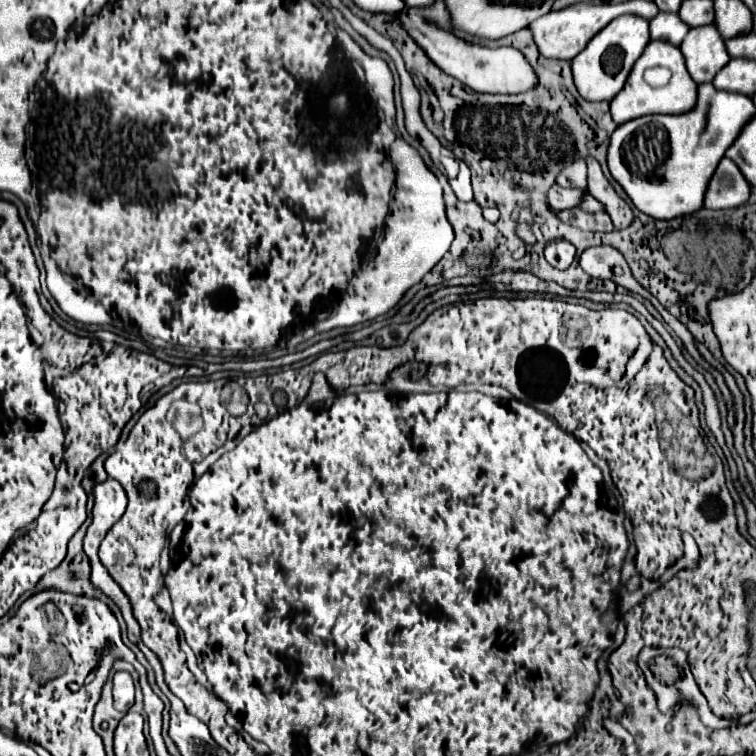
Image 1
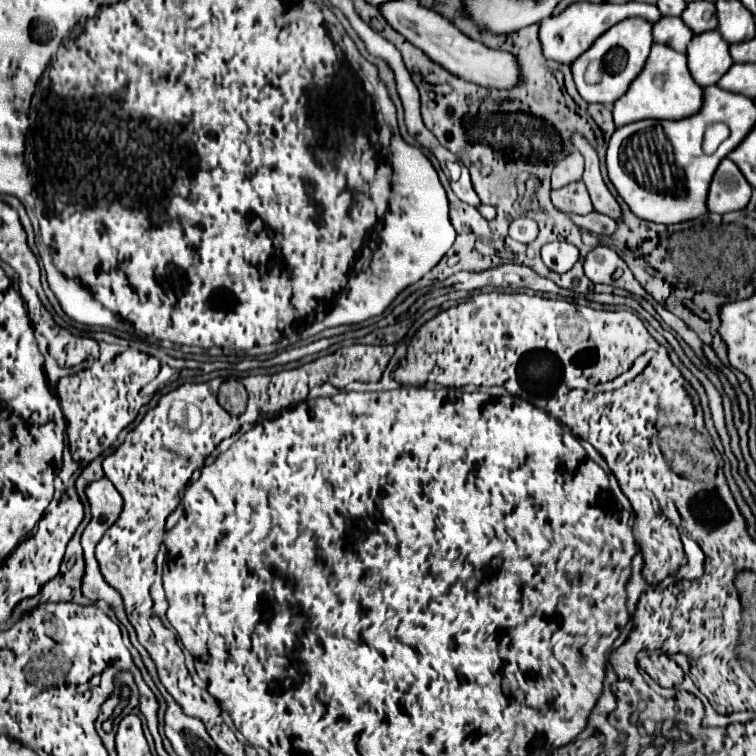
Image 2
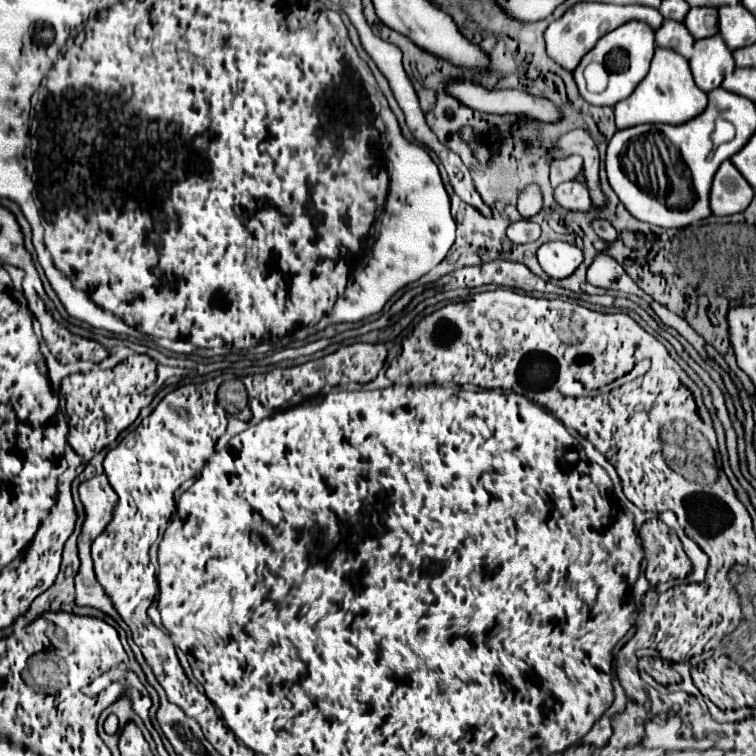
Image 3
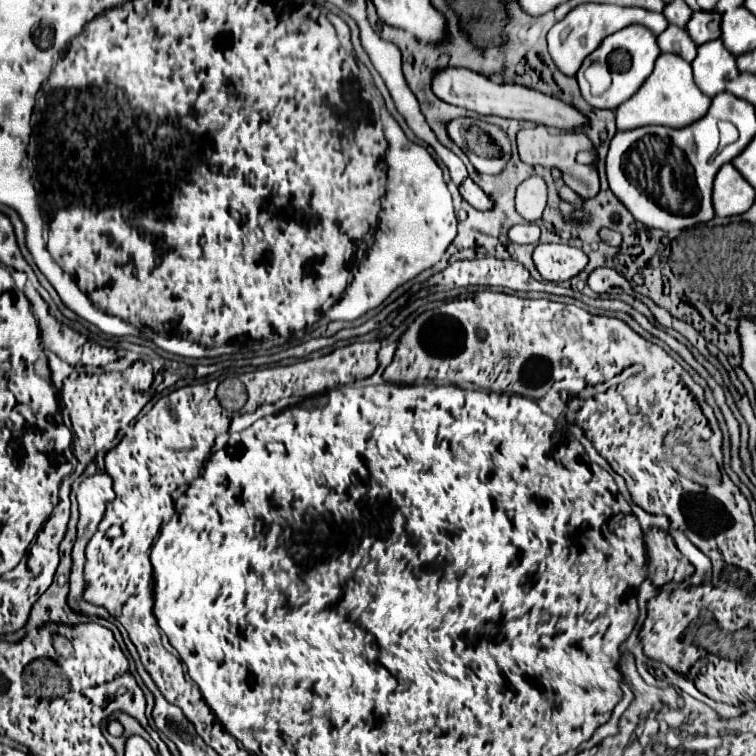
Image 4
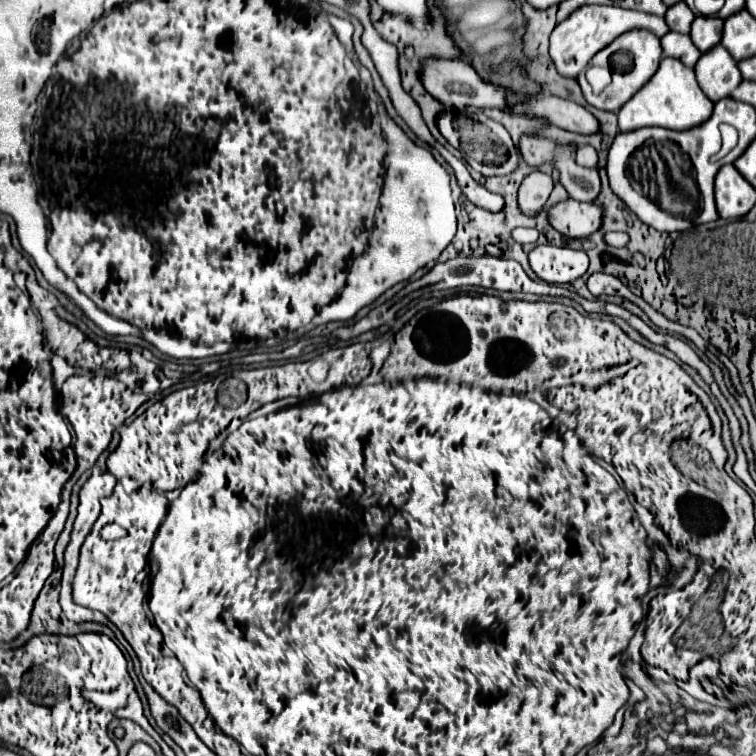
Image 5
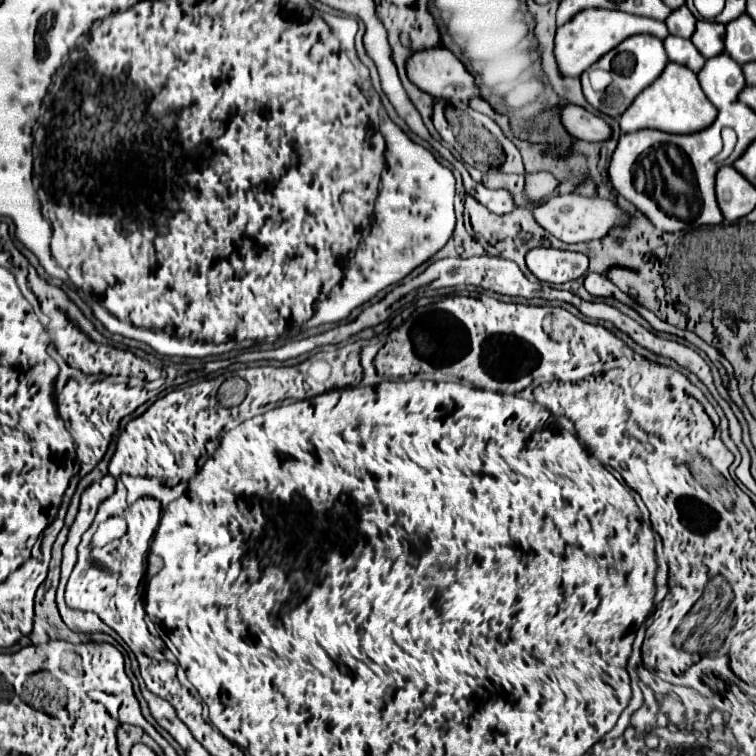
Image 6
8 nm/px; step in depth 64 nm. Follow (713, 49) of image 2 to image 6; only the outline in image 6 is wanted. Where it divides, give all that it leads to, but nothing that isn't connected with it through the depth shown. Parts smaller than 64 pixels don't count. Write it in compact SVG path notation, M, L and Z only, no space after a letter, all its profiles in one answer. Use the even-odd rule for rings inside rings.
M728 54L716 56L716 60L706 60L698 80L704 94L716 108L736 102L738 94L746 86L740 64L736 64Z

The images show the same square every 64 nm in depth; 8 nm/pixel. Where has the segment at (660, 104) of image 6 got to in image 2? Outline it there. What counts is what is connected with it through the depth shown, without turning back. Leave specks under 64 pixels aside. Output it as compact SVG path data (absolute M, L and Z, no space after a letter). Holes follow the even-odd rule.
M654 44L652 52L648 56L648 64L644 66L644 72L632 82L632 88L628 88L628 96L622 96L614 104L614 122L616 126L626 126L630 122L638 120L682 120L692 114L696 114L702 108L702 88L692 80L688 66L686 66L686 56L664 46L664 44ZM662 74L664 84L656 86L654 78Z

